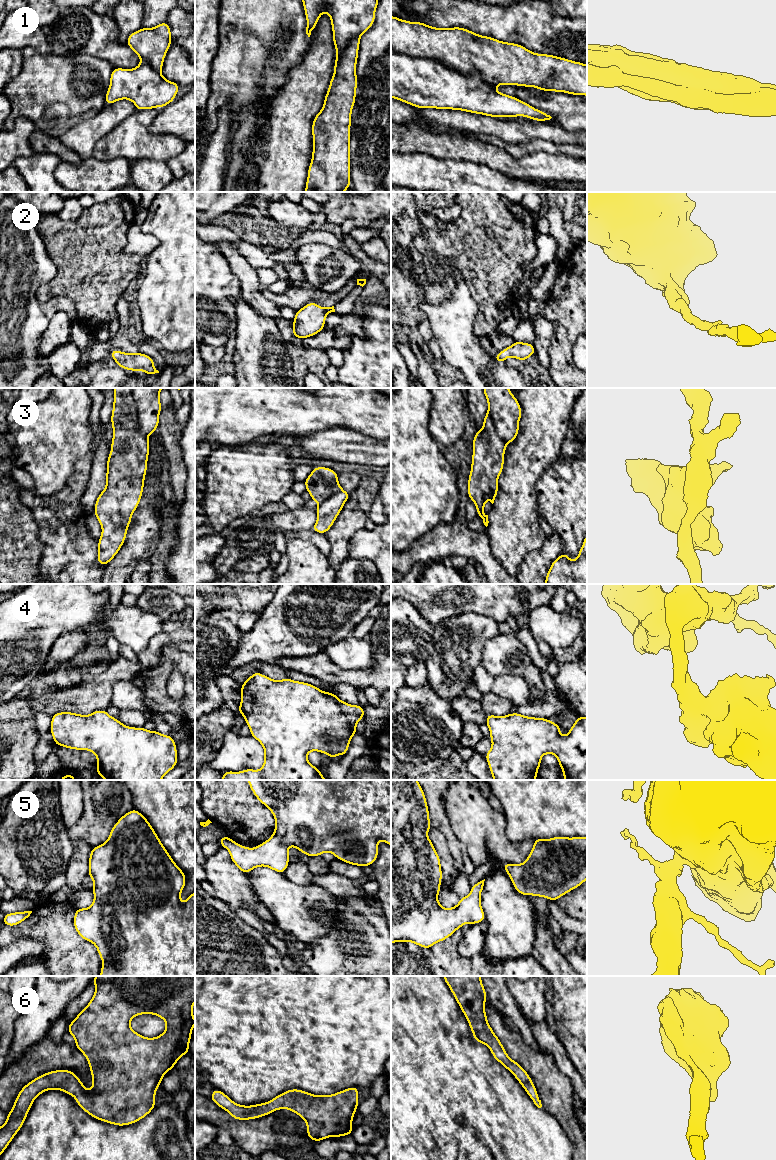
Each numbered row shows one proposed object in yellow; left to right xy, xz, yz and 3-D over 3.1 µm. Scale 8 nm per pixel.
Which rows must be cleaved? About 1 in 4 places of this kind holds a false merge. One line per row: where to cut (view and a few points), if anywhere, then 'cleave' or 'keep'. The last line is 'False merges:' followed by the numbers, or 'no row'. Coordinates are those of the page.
1: yz (391, 48), (432, 58), (462, 73), (478, 72), (493, 86) | cleave
2: no cut | keep
3: xy (131, 388), (136, 408), (136, 425), (147, 437) | cleave
4: no cut | keep
5: no cut | keep
6: no cut | keep
False merges: 1, 3

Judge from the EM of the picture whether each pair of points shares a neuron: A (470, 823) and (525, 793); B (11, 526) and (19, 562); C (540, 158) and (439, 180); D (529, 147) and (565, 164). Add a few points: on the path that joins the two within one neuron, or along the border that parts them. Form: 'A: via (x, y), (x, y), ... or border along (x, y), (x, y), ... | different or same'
A: border along (502, 813), (505, 818), (505, 834), (507, 836) | different
B: via (11, 535), (11, 553) | same
C: border along (468, 161), (488, 166), (512, 177) | different
D: border along (562, 154), (535, 151), (516, 157) | different

